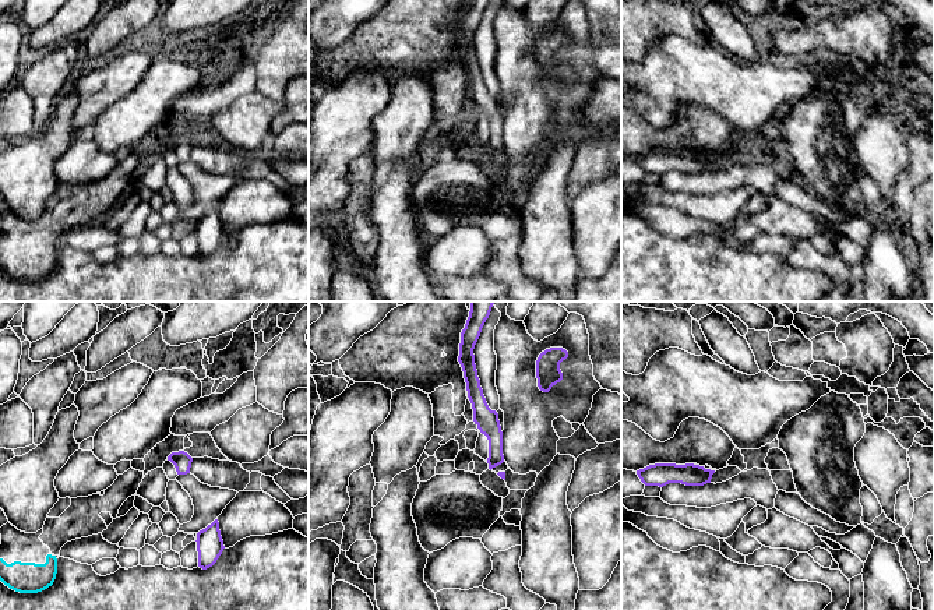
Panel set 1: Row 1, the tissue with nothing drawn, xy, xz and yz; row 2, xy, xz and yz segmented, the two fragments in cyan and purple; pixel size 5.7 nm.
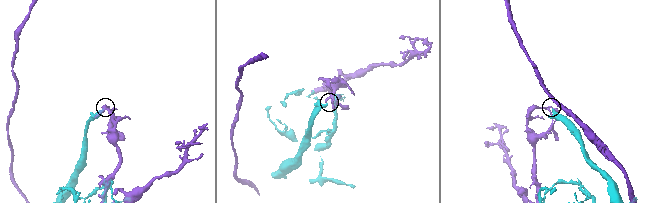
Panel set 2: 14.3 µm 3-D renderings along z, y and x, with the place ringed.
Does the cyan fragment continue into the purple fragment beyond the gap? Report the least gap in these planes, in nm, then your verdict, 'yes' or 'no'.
800 nm apart; no

